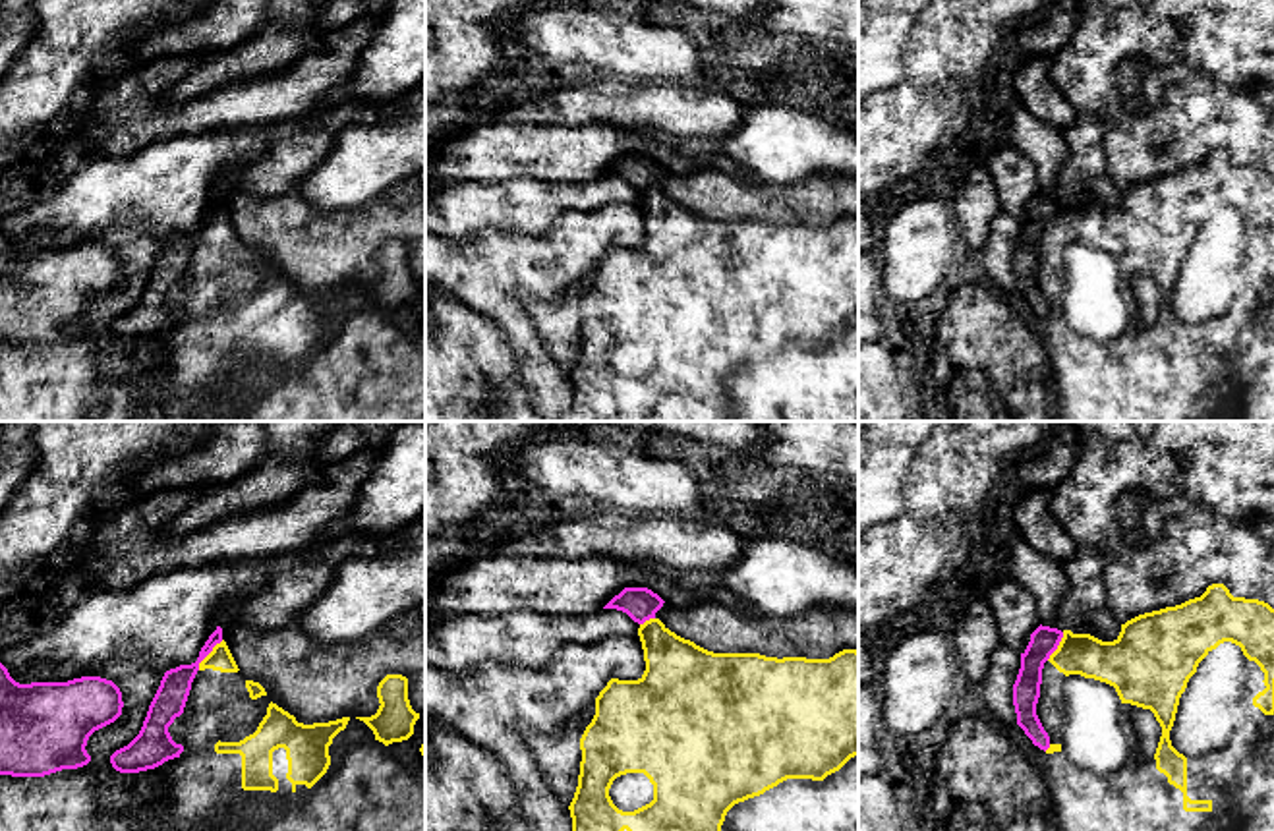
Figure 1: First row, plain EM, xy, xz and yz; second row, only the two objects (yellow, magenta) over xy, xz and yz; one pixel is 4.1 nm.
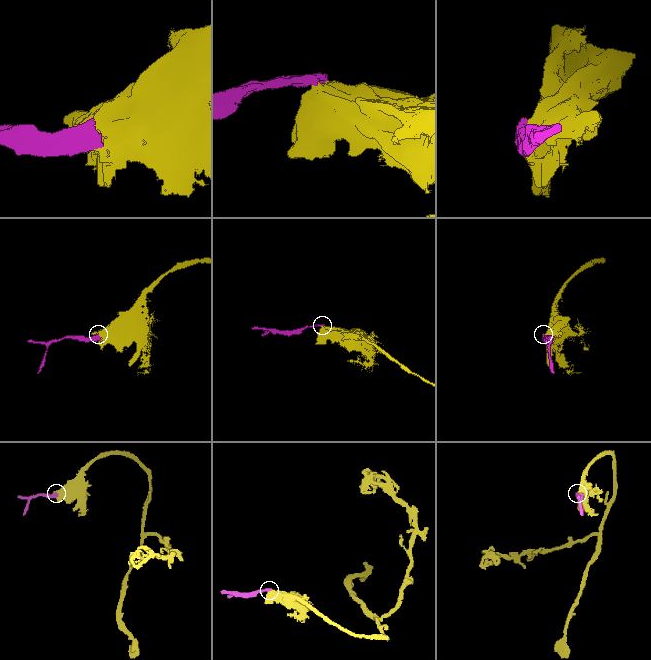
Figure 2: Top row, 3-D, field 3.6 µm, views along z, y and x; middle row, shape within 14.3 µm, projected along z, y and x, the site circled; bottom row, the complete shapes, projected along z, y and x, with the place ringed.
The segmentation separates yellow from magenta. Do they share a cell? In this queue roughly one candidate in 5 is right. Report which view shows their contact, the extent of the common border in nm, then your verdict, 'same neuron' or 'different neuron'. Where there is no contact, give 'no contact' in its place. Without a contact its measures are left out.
xy | 170 nm | different neuron

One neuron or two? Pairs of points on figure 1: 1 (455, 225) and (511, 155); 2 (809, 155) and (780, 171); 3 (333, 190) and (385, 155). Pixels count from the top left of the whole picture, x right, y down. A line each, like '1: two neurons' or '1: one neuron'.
1: two neurons
2: one neuron
3: one neuron

